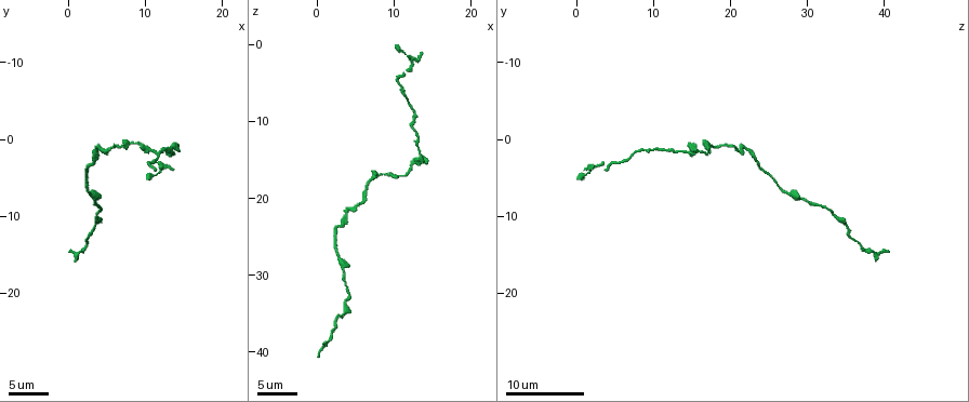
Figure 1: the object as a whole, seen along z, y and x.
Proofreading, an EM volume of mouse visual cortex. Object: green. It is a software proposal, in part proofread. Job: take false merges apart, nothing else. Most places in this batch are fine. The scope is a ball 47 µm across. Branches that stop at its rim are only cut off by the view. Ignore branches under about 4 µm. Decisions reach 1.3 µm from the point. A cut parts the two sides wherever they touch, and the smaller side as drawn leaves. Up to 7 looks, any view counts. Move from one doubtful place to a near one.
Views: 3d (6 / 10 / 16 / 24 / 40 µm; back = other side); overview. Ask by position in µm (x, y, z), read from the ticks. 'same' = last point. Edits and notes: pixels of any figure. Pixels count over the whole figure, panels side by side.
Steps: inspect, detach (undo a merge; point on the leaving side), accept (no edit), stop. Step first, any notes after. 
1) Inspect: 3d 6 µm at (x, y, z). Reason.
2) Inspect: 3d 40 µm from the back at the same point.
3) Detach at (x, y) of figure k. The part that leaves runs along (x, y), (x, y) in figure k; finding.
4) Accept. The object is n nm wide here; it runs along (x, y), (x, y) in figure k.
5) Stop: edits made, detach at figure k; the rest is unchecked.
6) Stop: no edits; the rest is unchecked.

Inspect: 3d 16 µm at (3.5, 7.5, 29.5). Sudden change in width.

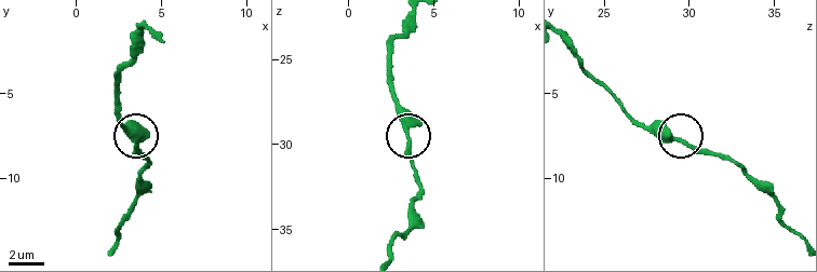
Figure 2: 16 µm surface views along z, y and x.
Accept. It runs along (562, 39), (584, 69), (631, 117), (722, 159) in figure 2; one neuron here.

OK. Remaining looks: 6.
Inspect: 3d 10 µm at (3.5, 11.5, 35.0). Thick turns thin.

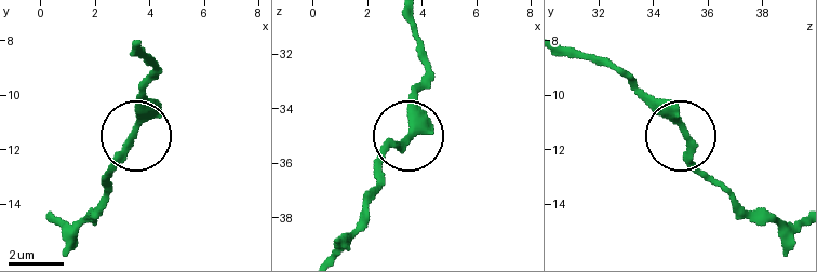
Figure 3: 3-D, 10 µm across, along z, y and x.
Accept. It runs along (135, 43), (152, 59), (145, 116), (106, 182) in figure 3; all the same neuron.

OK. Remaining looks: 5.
Inspect: 3d 10 µm at (9.0, 0.5, 17.0). A narrow waist.

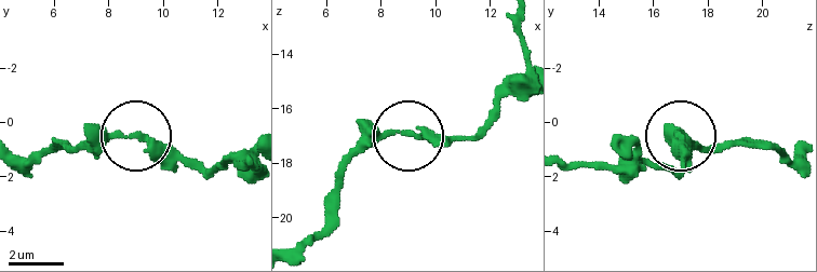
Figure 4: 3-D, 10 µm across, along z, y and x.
Accept. It runs along (323, 207), (344, 167), (386, 137), (434, 133), (481, 139) in figure 4; all the same neuron.

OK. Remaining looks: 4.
Stop: no edits; the rest is unchecked.

